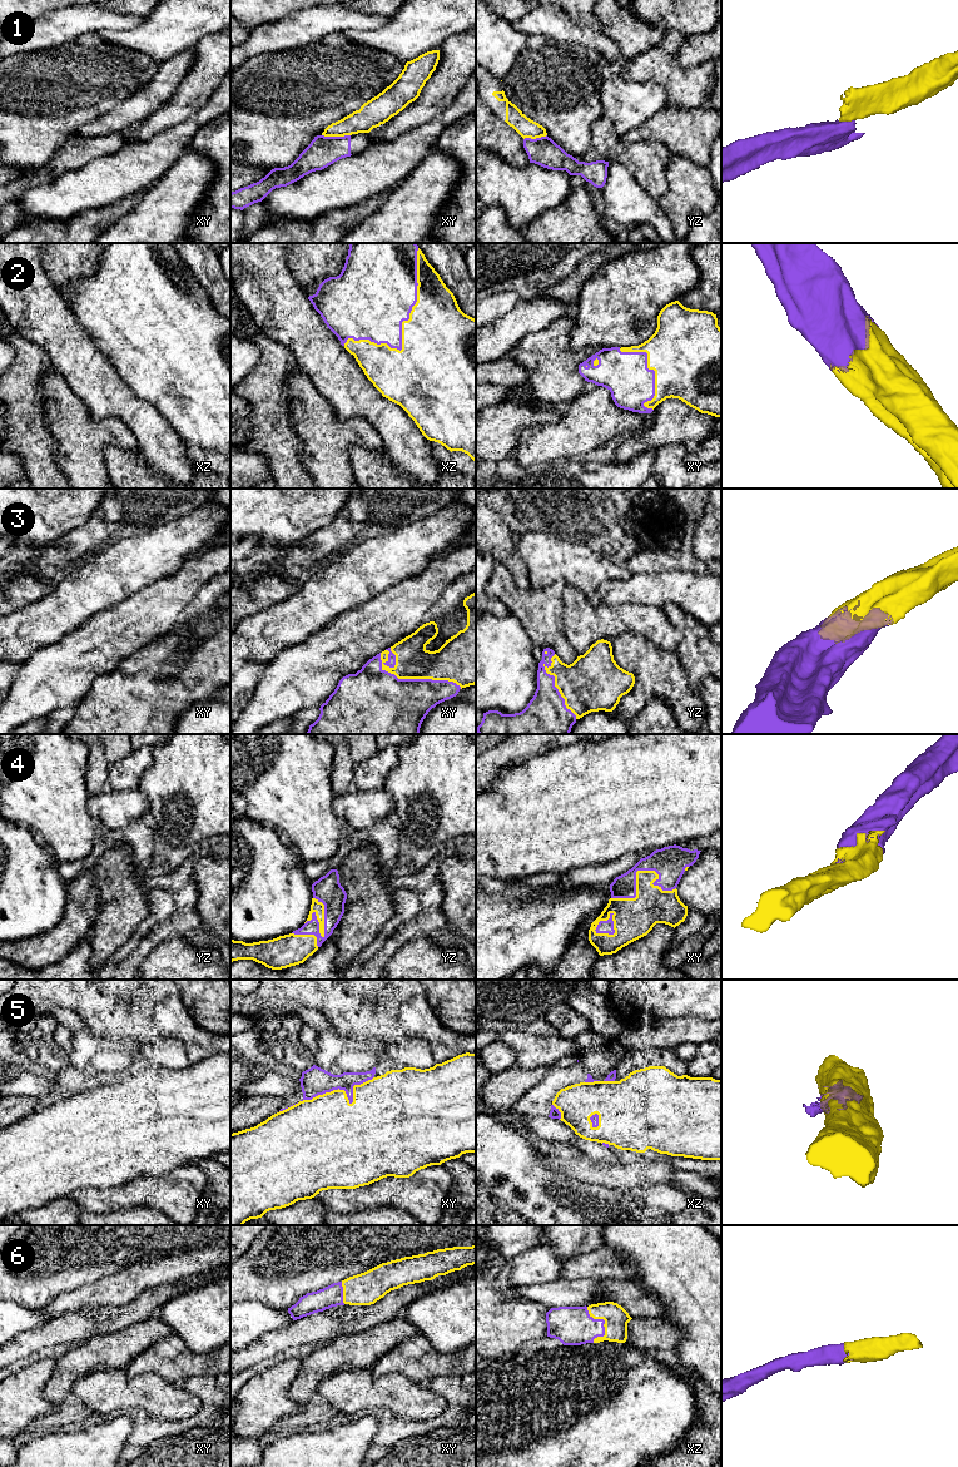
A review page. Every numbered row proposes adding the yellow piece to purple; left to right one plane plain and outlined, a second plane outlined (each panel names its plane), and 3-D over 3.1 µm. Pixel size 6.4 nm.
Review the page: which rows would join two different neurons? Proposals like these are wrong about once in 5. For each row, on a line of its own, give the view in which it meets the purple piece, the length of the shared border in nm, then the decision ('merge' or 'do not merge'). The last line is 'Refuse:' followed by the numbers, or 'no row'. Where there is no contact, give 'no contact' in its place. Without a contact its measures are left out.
1: xy | 180 nm | do not merge
2: xz | 800 nm | merge
3: xy | 550 nm | merge
4: xy | 420 nm | merge
5: xy | 500 nm | merge
6: xz | 240 nm | merge
Refuse: 1

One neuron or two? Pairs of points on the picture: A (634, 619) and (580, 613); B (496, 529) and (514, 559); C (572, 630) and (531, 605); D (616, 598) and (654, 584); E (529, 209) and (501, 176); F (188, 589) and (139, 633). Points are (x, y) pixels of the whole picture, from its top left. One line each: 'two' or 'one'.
A: one
B: one
C: two
D: one
E: one
F: one

